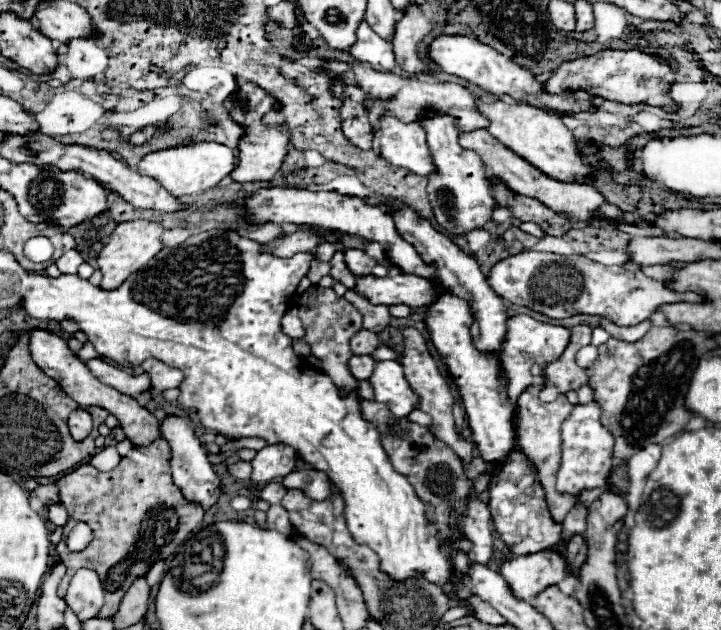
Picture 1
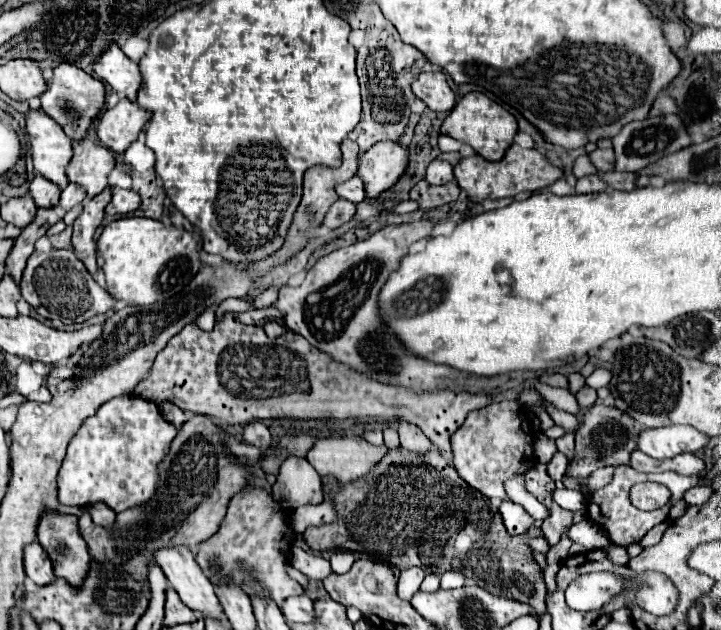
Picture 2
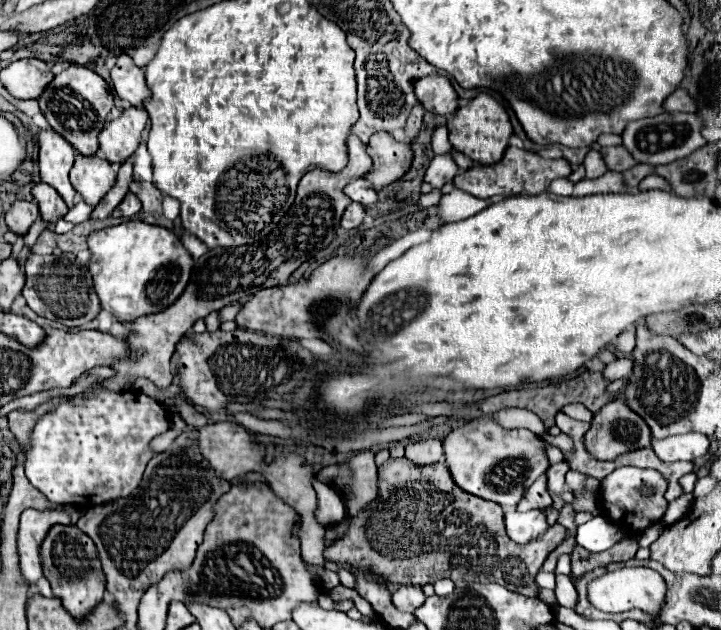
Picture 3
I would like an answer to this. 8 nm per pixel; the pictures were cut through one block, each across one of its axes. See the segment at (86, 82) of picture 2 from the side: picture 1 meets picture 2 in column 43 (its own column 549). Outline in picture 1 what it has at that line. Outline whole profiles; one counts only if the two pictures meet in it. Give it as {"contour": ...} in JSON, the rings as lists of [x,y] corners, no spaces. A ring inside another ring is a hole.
{"contour":[[[444,34],[438,36],[430,42],[428,46],[428,58],[446,74],[456,74],[464,80],[468,80],[470,84],[480,86],[482,90],[490,92],[490,94],[510,94],[514,100],[518,102],[528,102],[534,106],[540,106],[544,110],[554,110],[554,112],[578,112],[578,110],[594,110],[594,96],[586,94],[586,92],[564,92],[564,94],[546,94],[542,90],[542,84],[524,68],[520,68],[518,64],[510,62],[506,56],[502,56],[500,52],[496,52],[494,48],[490,48],[488,44],[482,44],[474,38],[468,36],[460,36],[460,34]]]}

